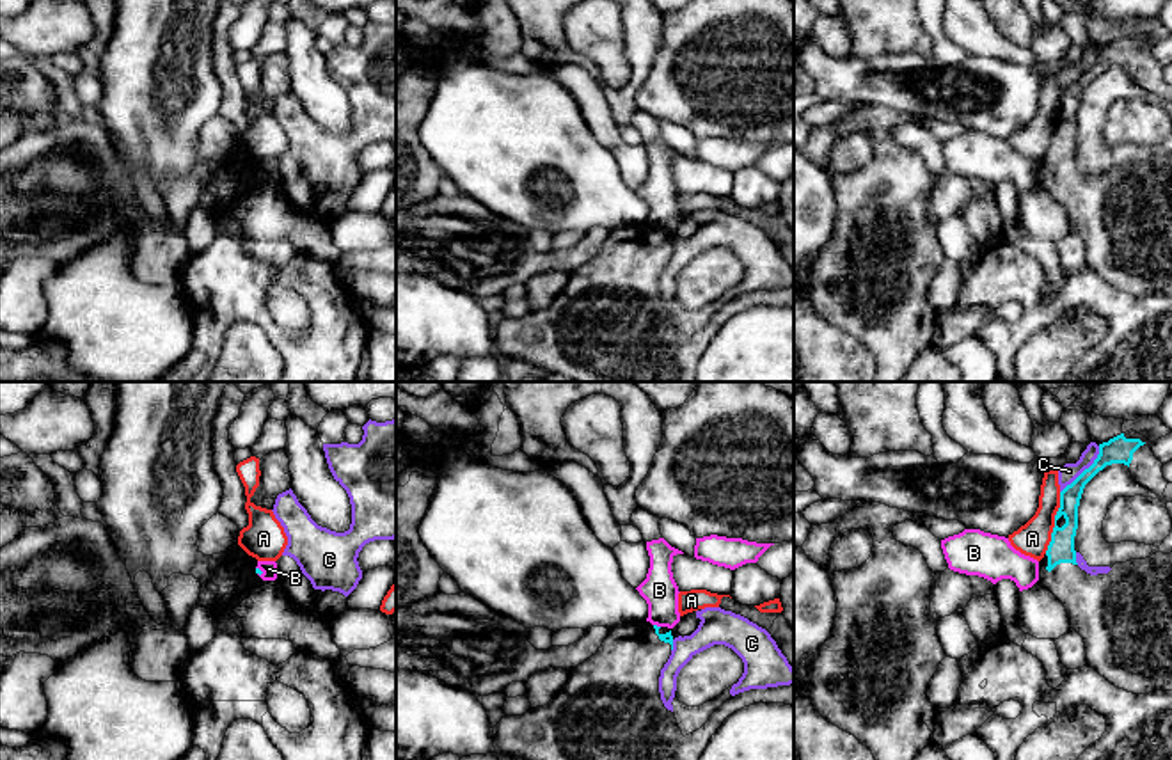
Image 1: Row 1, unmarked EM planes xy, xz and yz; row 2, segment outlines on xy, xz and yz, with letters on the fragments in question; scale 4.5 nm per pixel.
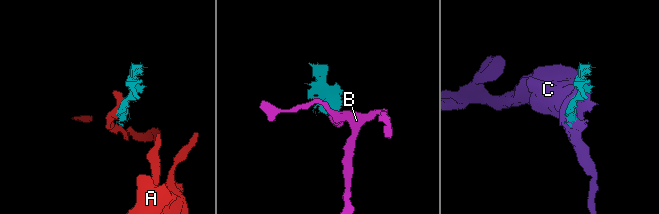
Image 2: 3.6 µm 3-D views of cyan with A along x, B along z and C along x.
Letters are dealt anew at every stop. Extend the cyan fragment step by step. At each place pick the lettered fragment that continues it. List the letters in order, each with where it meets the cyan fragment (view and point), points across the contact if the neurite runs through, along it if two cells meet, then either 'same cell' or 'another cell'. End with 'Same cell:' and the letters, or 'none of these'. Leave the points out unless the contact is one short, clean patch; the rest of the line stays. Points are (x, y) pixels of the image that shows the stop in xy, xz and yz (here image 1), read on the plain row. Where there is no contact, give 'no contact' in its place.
A: meets cyan in yz at (1055, 125); border along yz (1061, 94), (1052, 142), (1045, 155); another cell
B: meets cyan in xy at (258, 174); border along xy (256, 169), (260, 178); another cell
C: meets cyan in yz at (1085, 71); another cell
Same cell: none of these

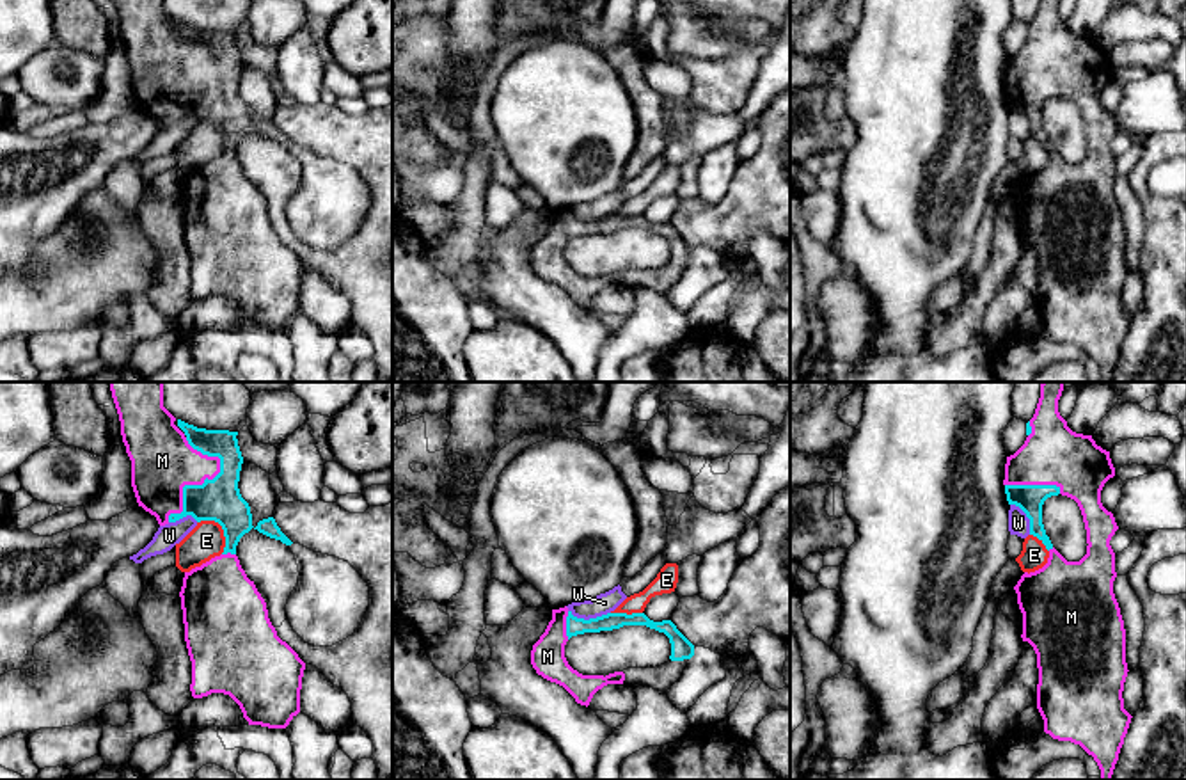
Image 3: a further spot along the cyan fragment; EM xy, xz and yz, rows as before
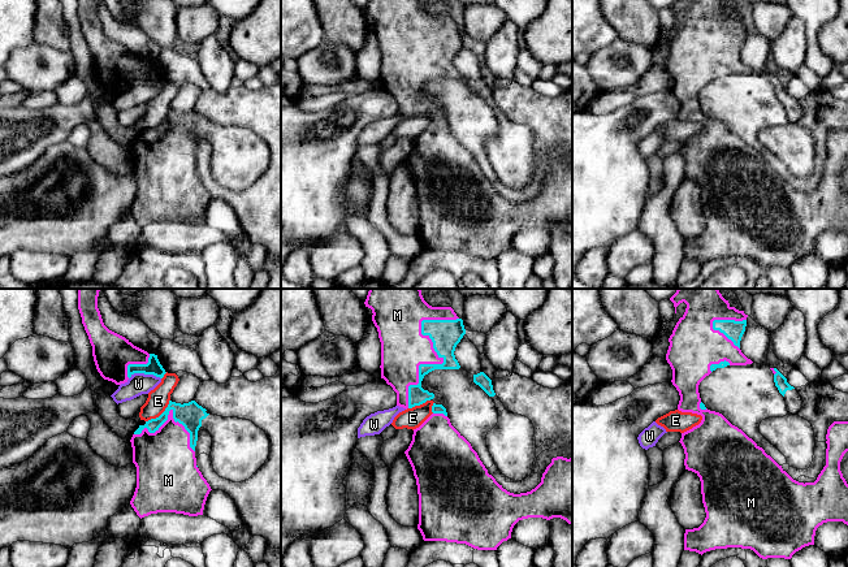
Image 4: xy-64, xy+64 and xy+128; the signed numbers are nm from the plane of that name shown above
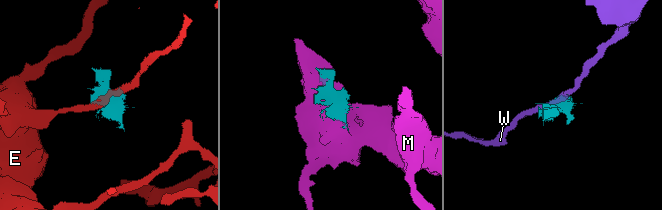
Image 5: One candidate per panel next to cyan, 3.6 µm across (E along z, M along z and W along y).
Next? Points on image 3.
E: meets cyan in xy at (222, 130); border along xy (197, 123), (215, 123), (221, 128), (224, 139), (222, 155); another cell
M: meets cyan in xy at (205, 82); same cell
W: meets cyan in xz at (590, 221); border along xz (569, 212), (585, 221), (595, 221), (609, 214); another cell
Same cell: M

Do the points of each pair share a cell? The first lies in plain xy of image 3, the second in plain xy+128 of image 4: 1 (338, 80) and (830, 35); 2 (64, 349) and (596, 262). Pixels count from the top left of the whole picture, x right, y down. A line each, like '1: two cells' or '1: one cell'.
1: two cells
2: two cells

